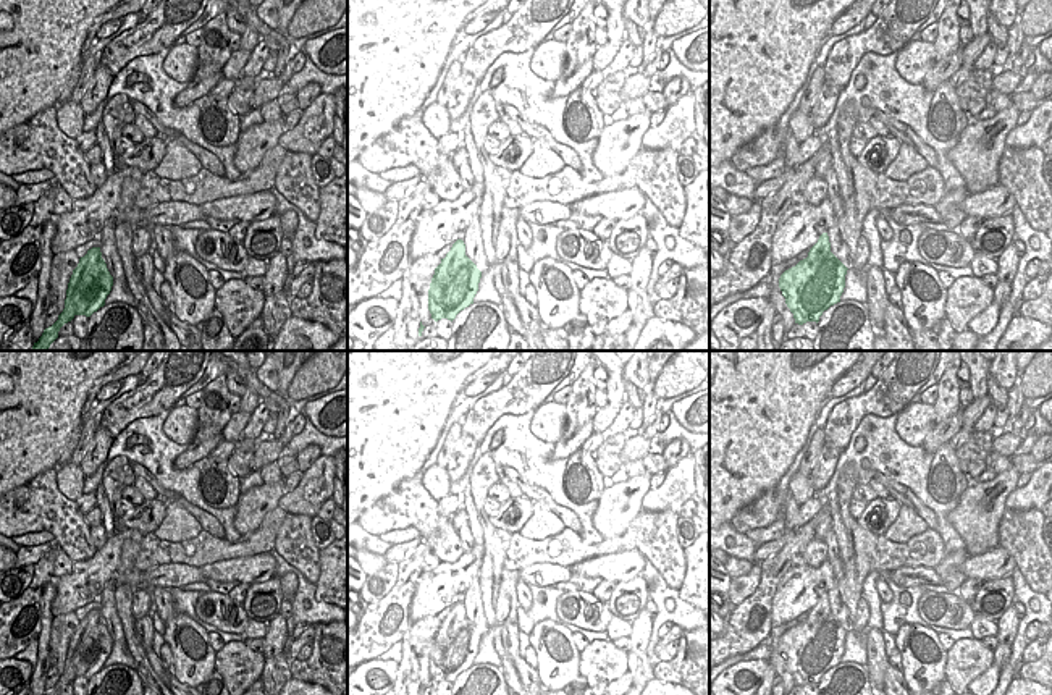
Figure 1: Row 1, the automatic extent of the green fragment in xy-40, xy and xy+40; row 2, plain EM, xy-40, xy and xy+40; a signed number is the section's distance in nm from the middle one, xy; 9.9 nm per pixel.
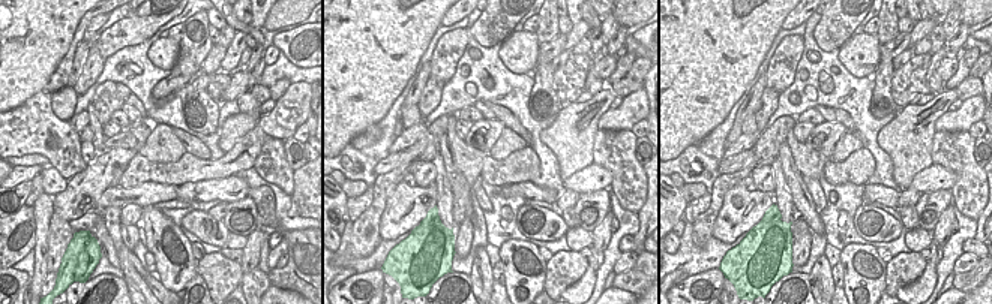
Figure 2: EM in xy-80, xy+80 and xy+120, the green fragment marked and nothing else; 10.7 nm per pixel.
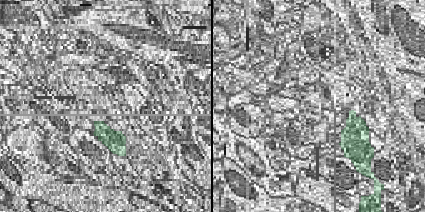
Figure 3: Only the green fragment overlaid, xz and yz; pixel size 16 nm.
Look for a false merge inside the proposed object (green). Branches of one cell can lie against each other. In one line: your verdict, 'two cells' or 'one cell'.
two cells

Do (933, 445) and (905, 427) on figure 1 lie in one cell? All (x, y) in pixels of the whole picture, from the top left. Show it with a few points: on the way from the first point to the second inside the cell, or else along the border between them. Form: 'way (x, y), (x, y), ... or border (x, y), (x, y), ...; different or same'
border (936, 424), (921, 446); different

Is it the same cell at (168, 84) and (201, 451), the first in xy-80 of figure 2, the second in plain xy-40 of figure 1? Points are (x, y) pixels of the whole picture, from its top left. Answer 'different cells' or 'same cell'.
same cell

